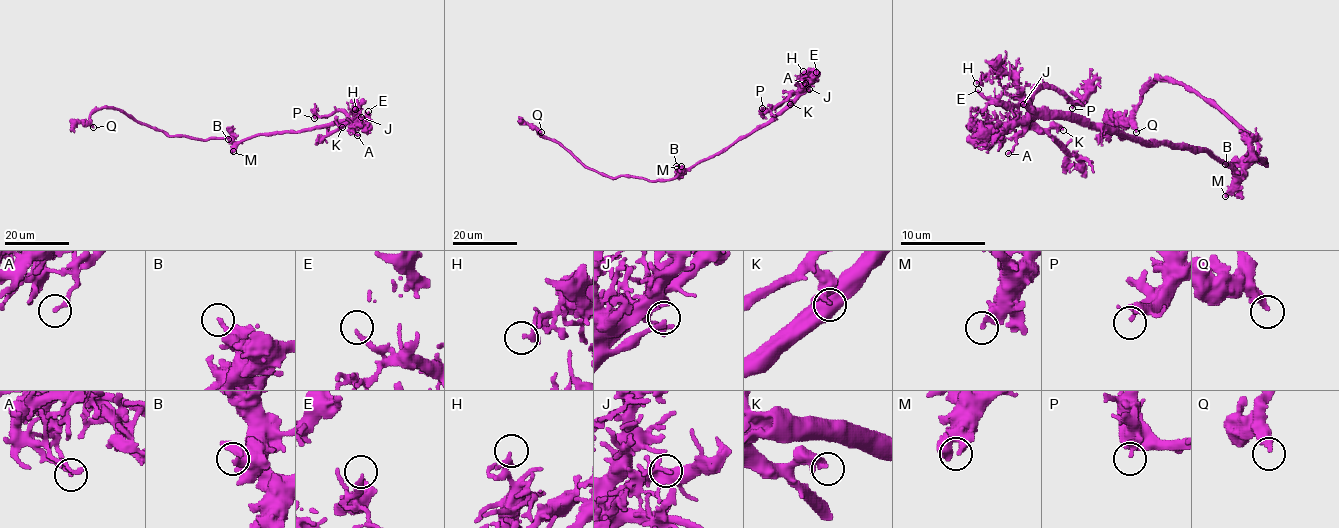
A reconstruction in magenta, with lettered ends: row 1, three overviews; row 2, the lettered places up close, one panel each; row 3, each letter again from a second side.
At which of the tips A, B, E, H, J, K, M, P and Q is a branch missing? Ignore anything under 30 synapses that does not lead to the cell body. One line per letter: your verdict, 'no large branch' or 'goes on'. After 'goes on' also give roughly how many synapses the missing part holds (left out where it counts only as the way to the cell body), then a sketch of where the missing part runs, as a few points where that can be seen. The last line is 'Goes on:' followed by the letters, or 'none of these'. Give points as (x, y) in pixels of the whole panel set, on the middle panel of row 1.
A: no large branch
B: no large branch
E: no large branch
H: no large branch
J: goes on; course (809, 89), (833, 69), (843, 76), (853, 76), (880, 89)
K: no large branch
M: no large branch
P: no large branch
Q: no large branch
Goes on: J

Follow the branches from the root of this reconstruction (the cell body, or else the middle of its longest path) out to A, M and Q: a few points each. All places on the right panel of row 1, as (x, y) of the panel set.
A: (1245, 170), (1236, 170), (1210, 151), (1149, 145), (1121, 132), (1104, 132), (1059, 117), (1033, 117), (1008, 153)
M: (1245, 170), (1245, 177), (1225, 196)
Q: (1245, 170), (1255, 160), (1266, 164), (1253, 155), (1257, 145), (1185, 85), (1155, 81), (1134, 113), (1136, 132)

